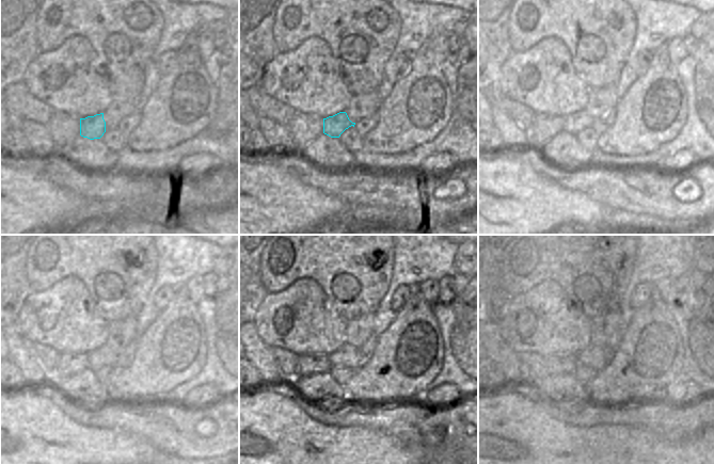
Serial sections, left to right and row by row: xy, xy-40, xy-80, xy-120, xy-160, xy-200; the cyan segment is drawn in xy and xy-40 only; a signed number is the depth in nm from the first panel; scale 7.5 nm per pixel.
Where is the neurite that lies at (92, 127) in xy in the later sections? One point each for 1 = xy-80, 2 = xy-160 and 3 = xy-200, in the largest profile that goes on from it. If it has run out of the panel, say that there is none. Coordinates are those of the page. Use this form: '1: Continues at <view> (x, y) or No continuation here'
1: Continues at xy-80 (574, 123)
2: Continues at xy-160 (348, 355)
3: Continues at xy-200 (597, 357).

